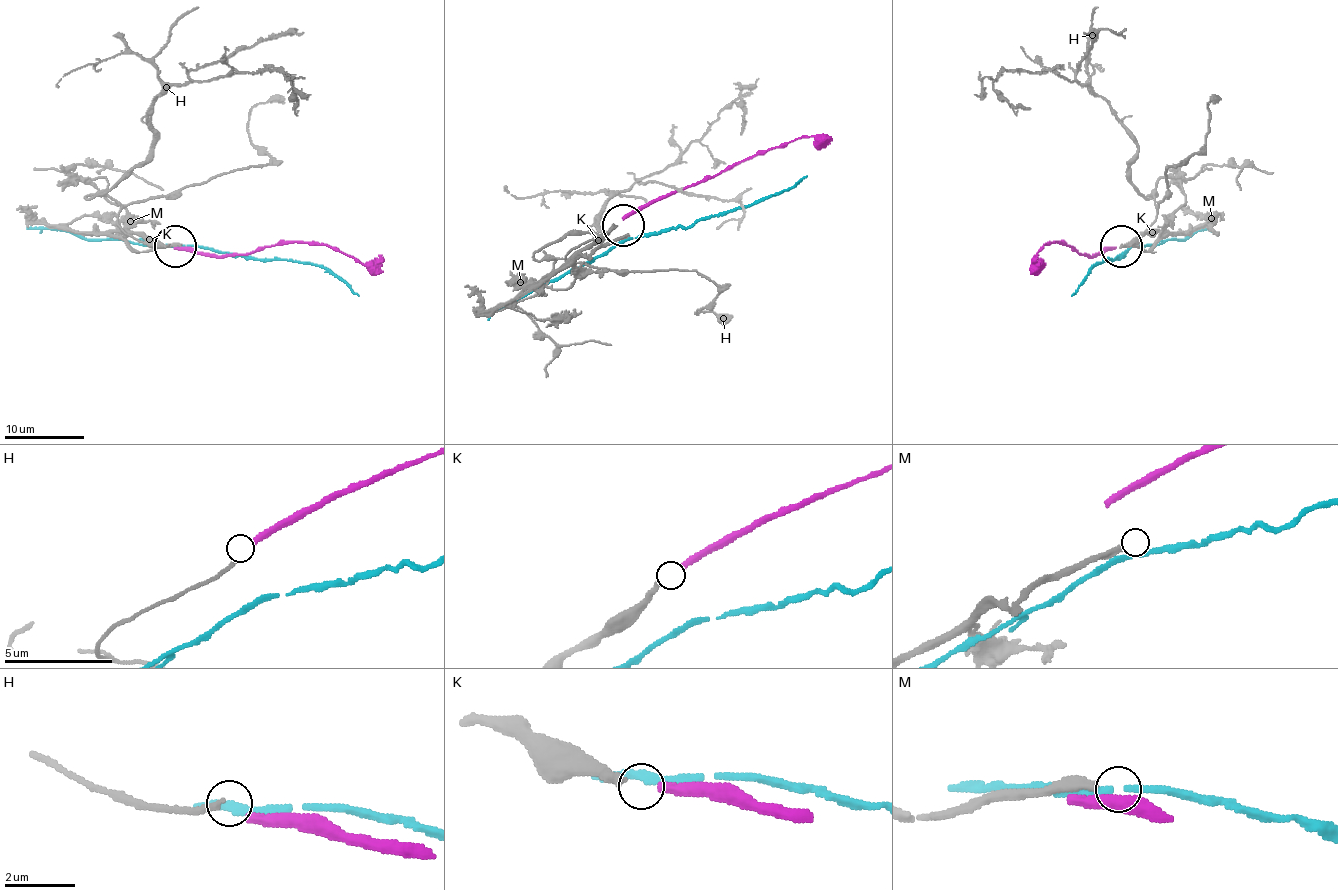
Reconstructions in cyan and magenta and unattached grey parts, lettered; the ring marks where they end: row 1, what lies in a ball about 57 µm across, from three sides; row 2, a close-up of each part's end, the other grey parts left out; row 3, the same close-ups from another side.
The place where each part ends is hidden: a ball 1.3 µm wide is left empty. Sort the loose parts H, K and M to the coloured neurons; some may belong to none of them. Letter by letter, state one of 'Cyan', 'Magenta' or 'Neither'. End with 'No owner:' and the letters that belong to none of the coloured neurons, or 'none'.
H: Neither
K: Magenta
M: Neither
No owner: H, M

